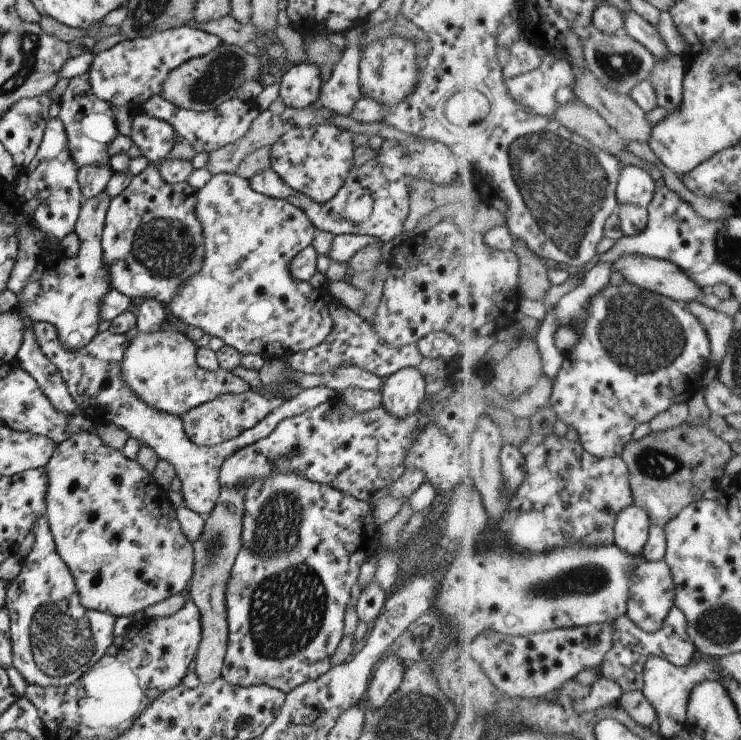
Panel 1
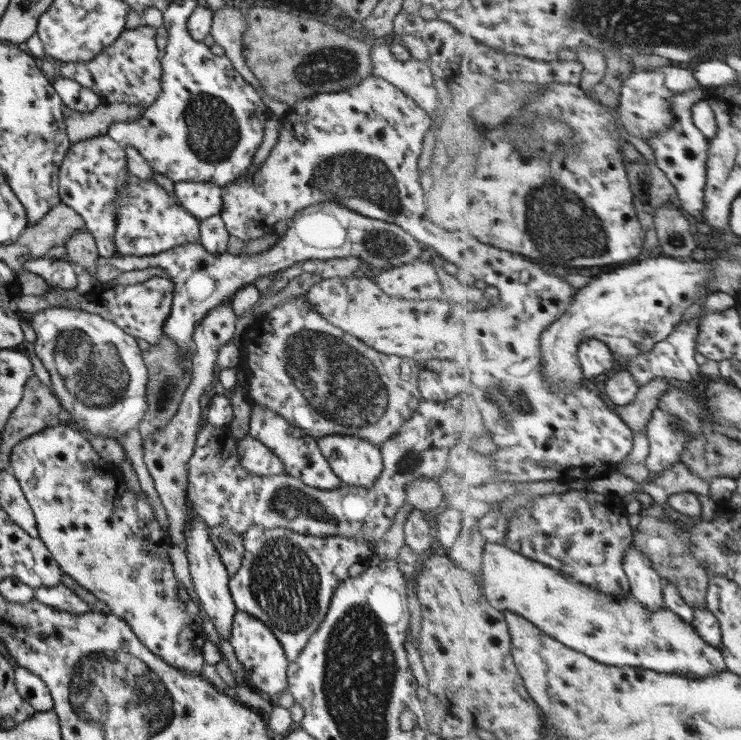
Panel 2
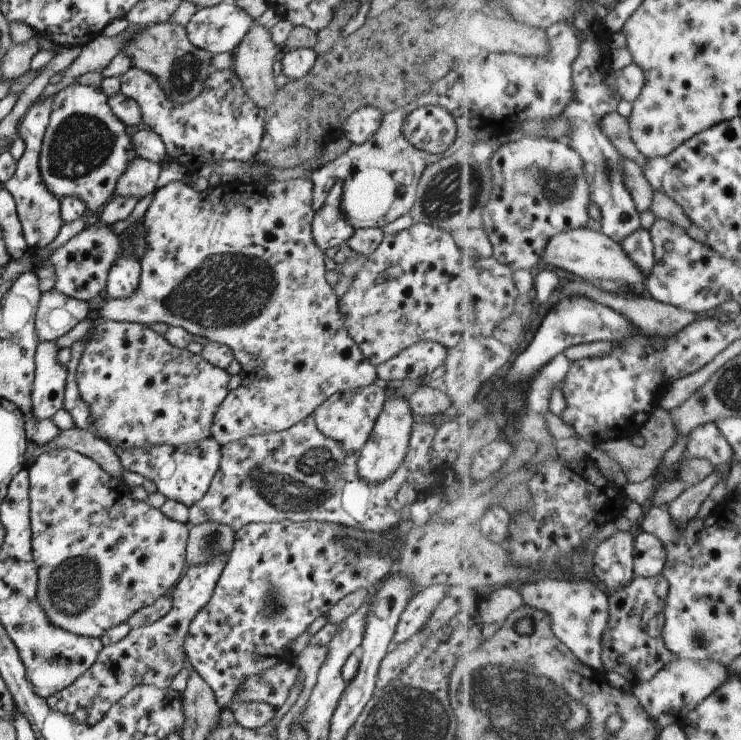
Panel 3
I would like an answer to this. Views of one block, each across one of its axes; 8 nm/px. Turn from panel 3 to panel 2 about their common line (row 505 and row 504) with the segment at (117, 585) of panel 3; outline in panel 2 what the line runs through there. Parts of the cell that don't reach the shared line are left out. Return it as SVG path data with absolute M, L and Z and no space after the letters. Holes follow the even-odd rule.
M59 424L53 427L36 432L35 434L25 437L16 445L11 447L9 453L9 471L17 479L23 496L29 503L32 510L32 516L37 530L37 536L41 539L45 548L49 551L51 558L57 563L59 570L63 574L70 576L76 584L91 592L102 600L108 606L110 613L124 620L133 631L133 634L141 641L141 644L151 651L155 656L164 660L169 666L187 672L189 674L200 675L203 662L202 646L206 641L206 635L202 628L202 619L197 605L189 597L186 588L179 583L174 577L171 562L167 551L172 546L168 532L165 532L155 520L152 508L147 502L147 498L143 492L141 494L133 494L133 490L129 490L121 479L119 467L106 463L101 459L84 435L79 431L73 430L67 425Z

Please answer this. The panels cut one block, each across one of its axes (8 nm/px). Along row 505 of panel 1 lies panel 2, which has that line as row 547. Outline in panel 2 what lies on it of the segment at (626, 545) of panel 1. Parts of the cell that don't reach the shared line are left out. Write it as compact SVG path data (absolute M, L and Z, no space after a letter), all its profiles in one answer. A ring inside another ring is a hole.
M635 541L631 544L624 558L624 569L632 587L632 596L641 604L645 604L645 608L649 608L651 612L666 608L664 599L664 584L665 578L657 572L657 569L652 564L651 558L645 556L645 552L641 552L641 548L637 548Z

